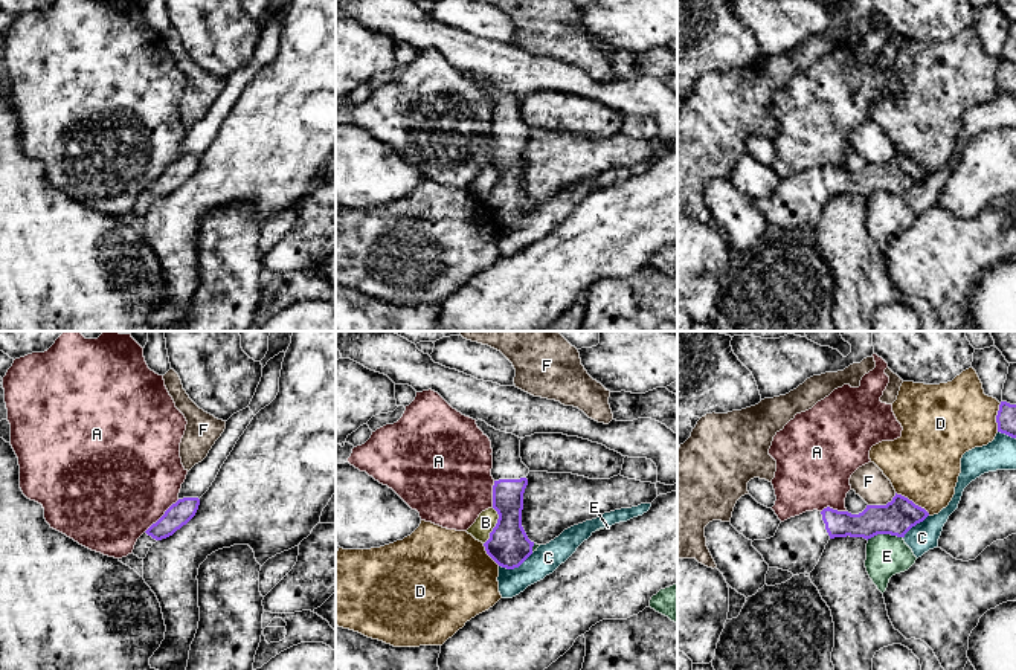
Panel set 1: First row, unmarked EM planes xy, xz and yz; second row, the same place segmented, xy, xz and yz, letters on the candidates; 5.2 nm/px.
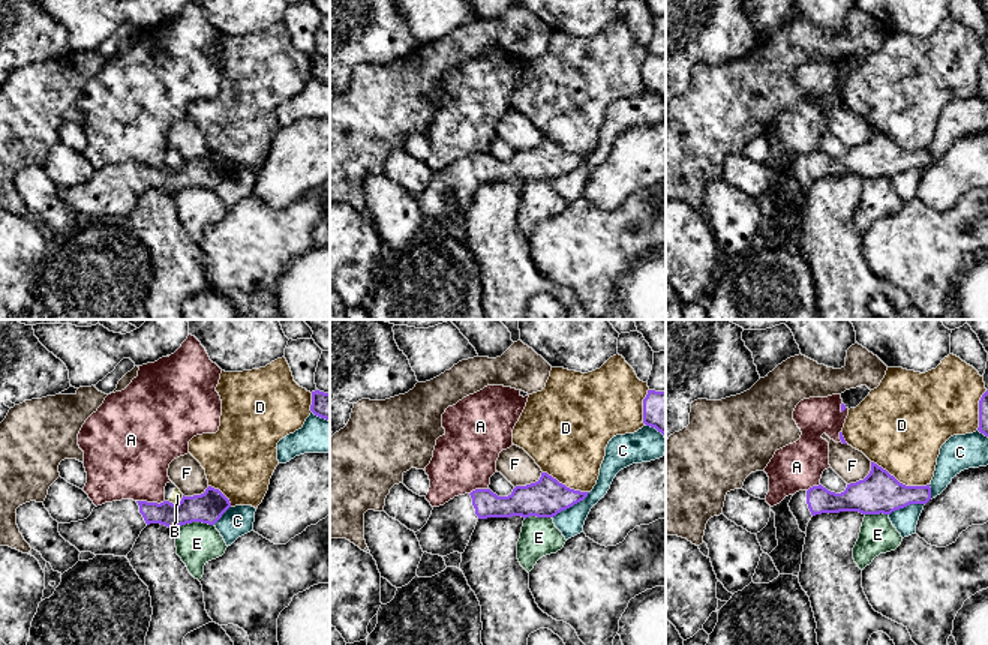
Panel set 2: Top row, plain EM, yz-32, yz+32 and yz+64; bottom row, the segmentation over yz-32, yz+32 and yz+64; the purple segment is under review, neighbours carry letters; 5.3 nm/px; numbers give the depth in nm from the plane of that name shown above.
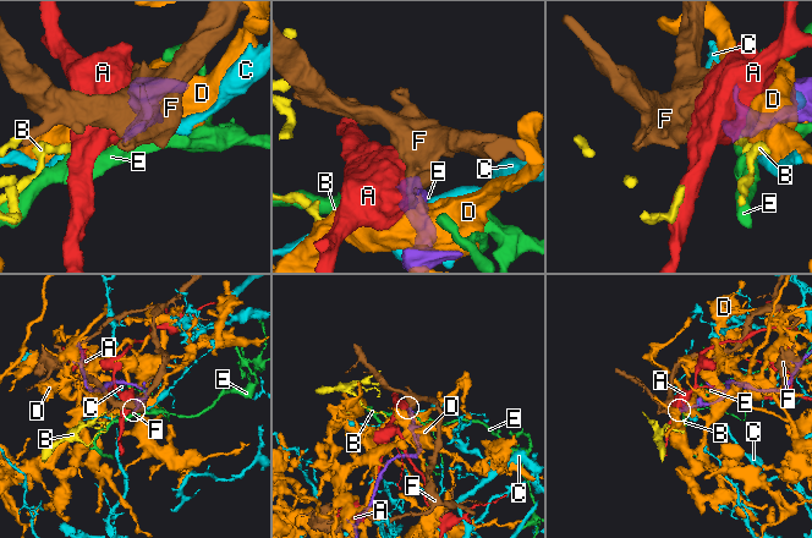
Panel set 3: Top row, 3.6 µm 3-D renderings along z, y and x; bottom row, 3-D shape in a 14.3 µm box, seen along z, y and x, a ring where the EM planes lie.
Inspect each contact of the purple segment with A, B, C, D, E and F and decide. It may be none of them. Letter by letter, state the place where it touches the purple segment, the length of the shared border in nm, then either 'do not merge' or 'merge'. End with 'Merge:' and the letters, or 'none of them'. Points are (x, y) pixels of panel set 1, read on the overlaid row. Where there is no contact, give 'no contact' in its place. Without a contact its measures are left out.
A: meets purple in xy at (162, 516); contact 260 nm long; do not merge
B: meets purple in xz at (496, 525); contact 200 nm long; do not merge
C: meets purple in xz at (516, 566); contact 200 nm long; do not merge
D: meets purple in yz at (911, 501); contact 220 nm long; do not merge
E: meets purple in yz at (884, 533); contact 190 nm long; do not merge
F: meets purple in yz at (882, 505); contact 170 nm long; do not merge
Merge: none of them

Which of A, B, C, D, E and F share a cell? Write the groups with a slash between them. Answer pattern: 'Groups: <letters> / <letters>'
Groups: A / B / C / D / E / F

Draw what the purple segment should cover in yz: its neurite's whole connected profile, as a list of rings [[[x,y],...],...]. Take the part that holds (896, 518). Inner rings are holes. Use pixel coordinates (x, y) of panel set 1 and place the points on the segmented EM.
[[[895,493],[886,505],[866,505],[859,514],[830,507],[822,511],[805,511],[781,522],[773,537],[754,540],[752,546],[769,568],[789,571],[793,575],[810,574],[830,539],[850,536],[868,540],[877,534],[905,537],[928,516],[924,508]]]

